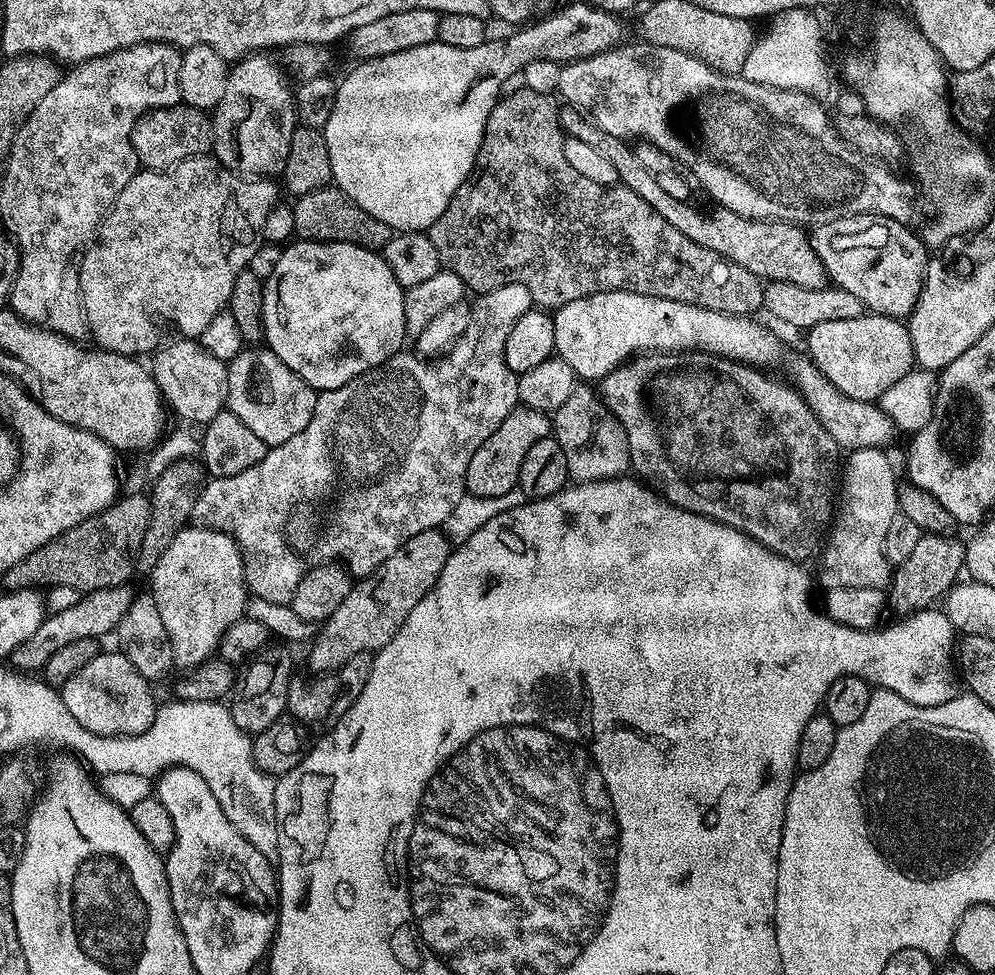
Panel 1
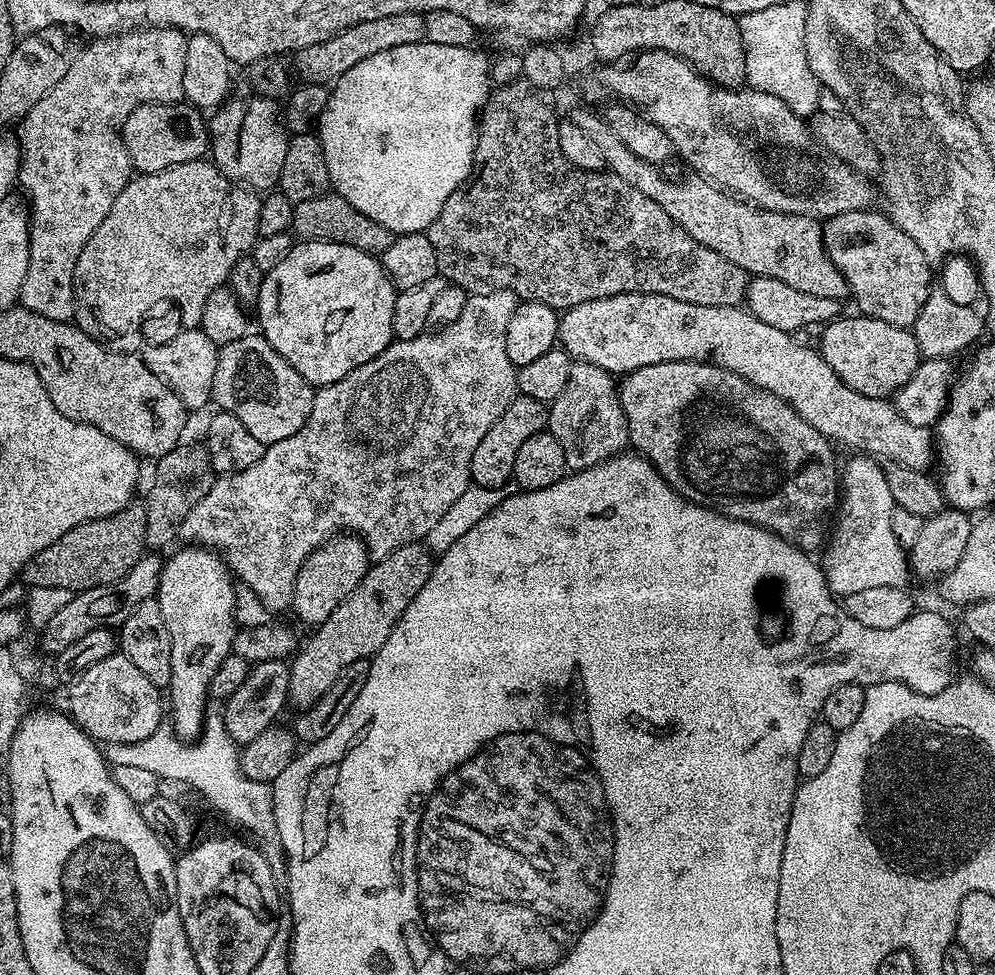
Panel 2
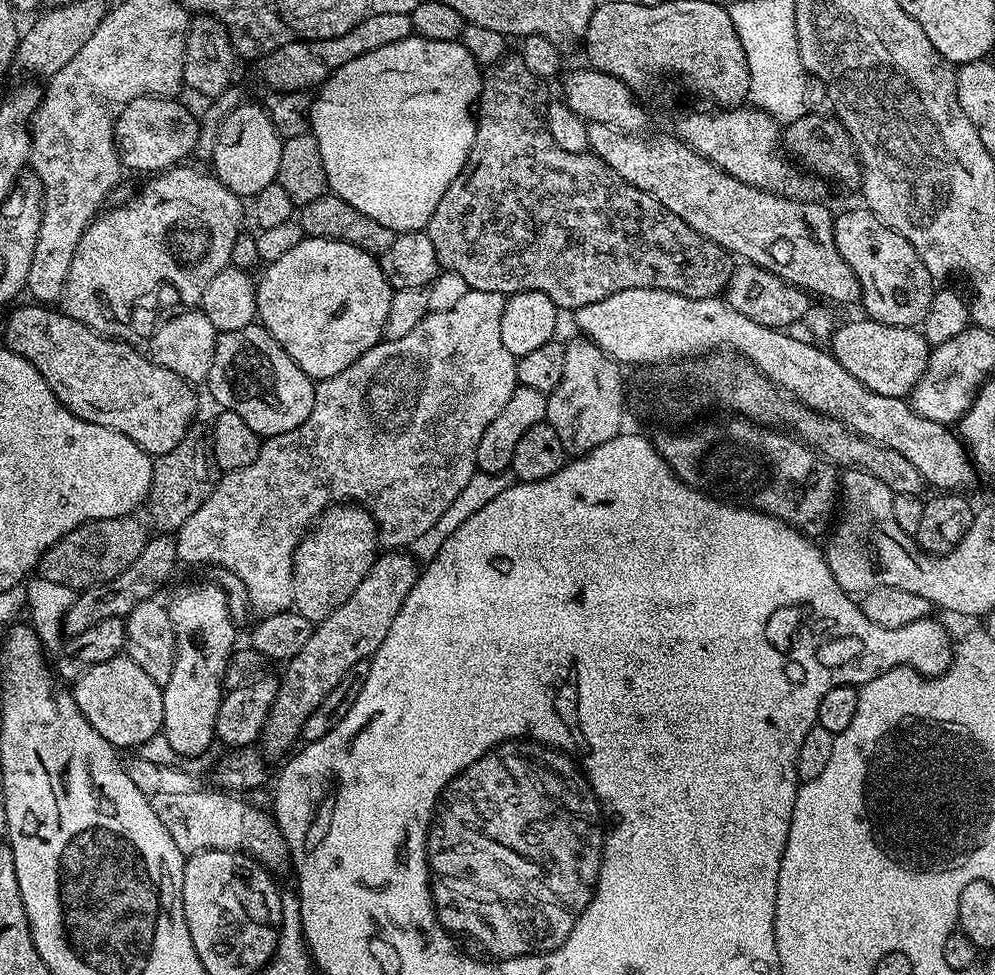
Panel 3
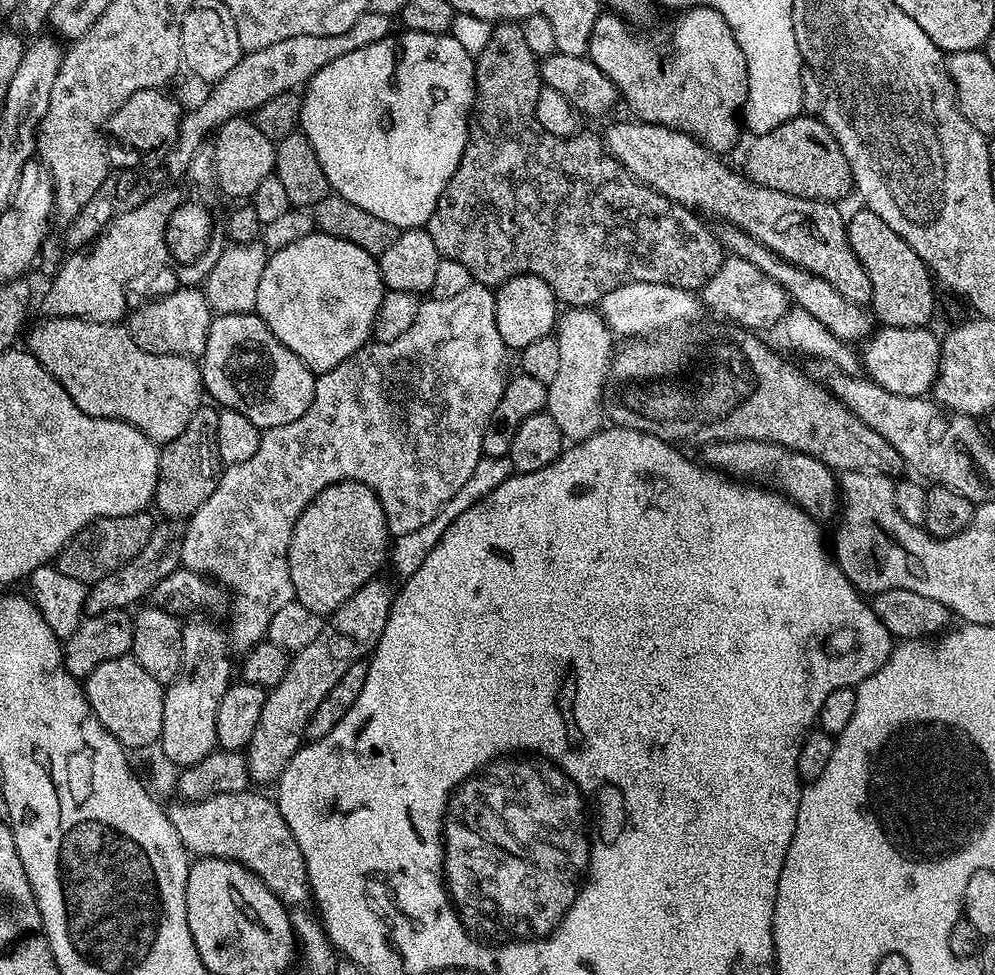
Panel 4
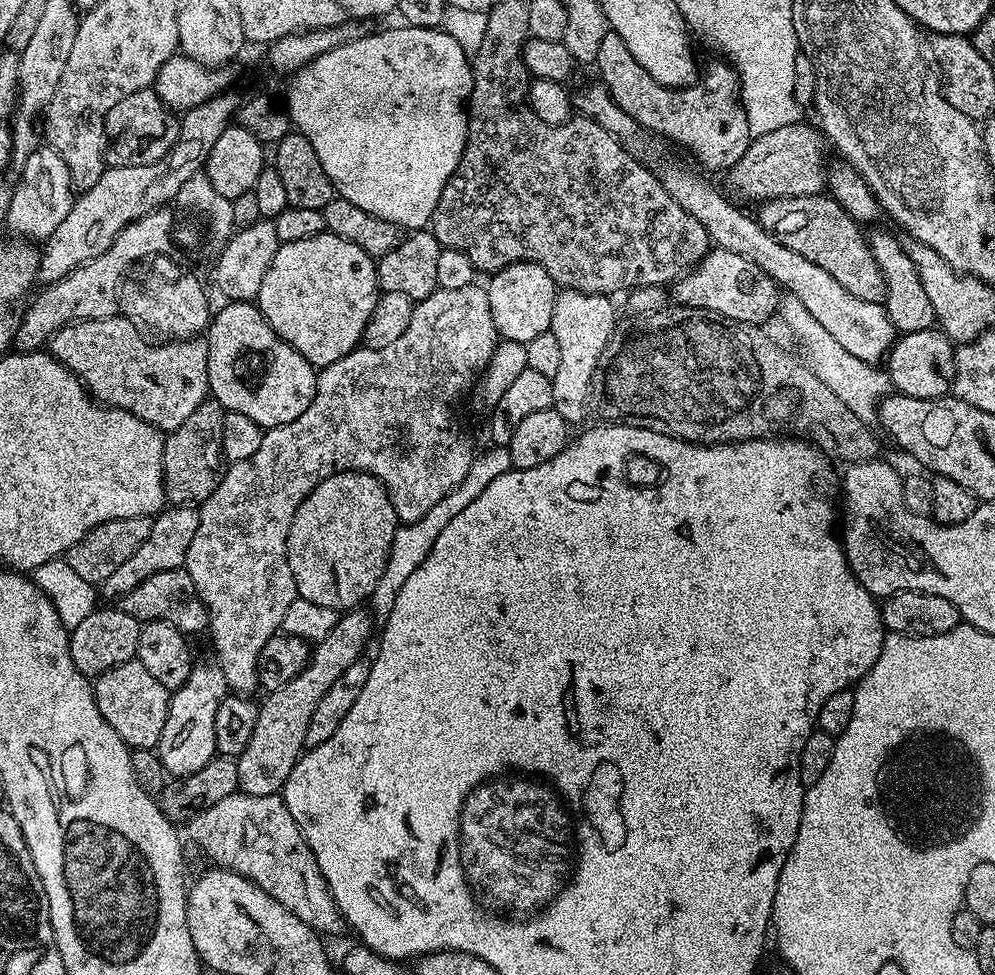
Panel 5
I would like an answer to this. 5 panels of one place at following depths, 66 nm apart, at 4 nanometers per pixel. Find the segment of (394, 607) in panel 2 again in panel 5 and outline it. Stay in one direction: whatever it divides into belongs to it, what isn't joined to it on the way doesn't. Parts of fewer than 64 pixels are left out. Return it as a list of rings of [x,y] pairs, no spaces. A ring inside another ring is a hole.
[[[348,610],[337,619],[334,630],[326,634],[326,638],[315,641],[308,657],[308,664],[278,690],[268,692],[264,701],[258,704],[258,722],[254,722],[254,734],[250,734],[250,742],[242,754],[235,757],[238,770],[239,791],[248,796],[274,796],[283,789],[286,778],[290,778],[290,770],[300,761],[306,745],[306,726],[310,724],[310,714],[314,714],[314,706],[318,706],[322,694],[330,690],[354,661],[365,655],[364,643],[368,640],[370,624],[373,617],[364,610]]]

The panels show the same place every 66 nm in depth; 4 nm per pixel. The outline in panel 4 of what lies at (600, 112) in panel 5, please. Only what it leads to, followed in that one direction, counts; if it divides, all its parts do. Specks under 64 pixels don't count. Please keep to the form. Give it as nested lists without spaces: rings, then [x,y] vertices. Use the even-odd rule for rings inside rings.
[[[724,226],[721,229],[718,232],[720,242],[731,255],[758,266],[758,270],[762,270],[762,274],[774,278],[774,282],[778,282],[794,301],[795,307],[812,314],[837,339],[845,342],[853,342],[852,340],[863,342],[872,335],[874,320],[867,307],[842,298],[842,294],[838,294],[838,290],[834,290],[834,286],[830,286],[830,282],[817,276],[811,276],[798,266],[788,264],[781,256],[774,254],[754,238],[750,238],[750,234],[746,234],[740,228]]]

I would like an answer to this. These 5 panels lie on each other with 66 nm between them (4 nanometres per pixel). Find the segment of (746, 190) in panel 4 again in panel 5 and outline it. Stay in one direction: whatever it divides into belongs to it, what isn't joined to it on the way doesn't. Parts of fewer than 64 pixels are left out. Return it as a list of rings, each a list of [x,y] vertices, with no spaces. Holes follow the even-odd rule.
[[[831,195],[787,196],[781,200],[766,200],[759,205],[758,219],[762,227],[790,246],[794,254],[802,254],[806,262],[822,266],[850,294],[866,302],[883,304],[886,282],[882,270],[872,253],[872,244],[863,236],[861,225]],[[865,240],[865,241],[864,241]]]

